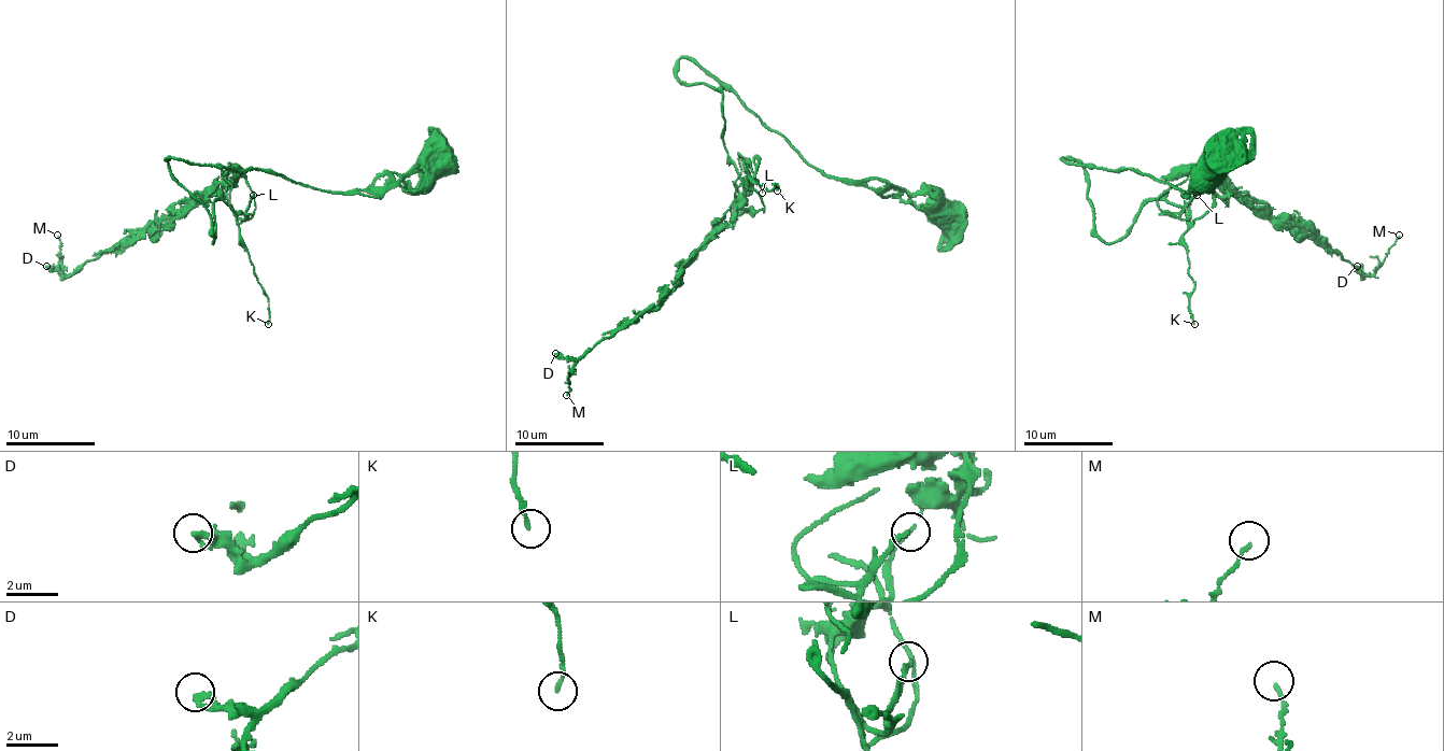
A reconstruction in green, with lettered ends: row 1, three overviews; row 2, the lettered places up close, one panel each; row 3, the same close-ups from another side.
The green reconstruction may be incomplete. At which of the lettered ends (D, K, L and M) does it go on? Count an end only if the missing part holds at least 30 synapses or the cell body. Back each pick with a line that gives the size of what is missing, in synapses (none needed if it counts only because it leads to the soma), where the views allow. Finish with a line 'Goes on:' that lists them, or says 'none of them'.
K: about 60 synapses
Goes on: K

